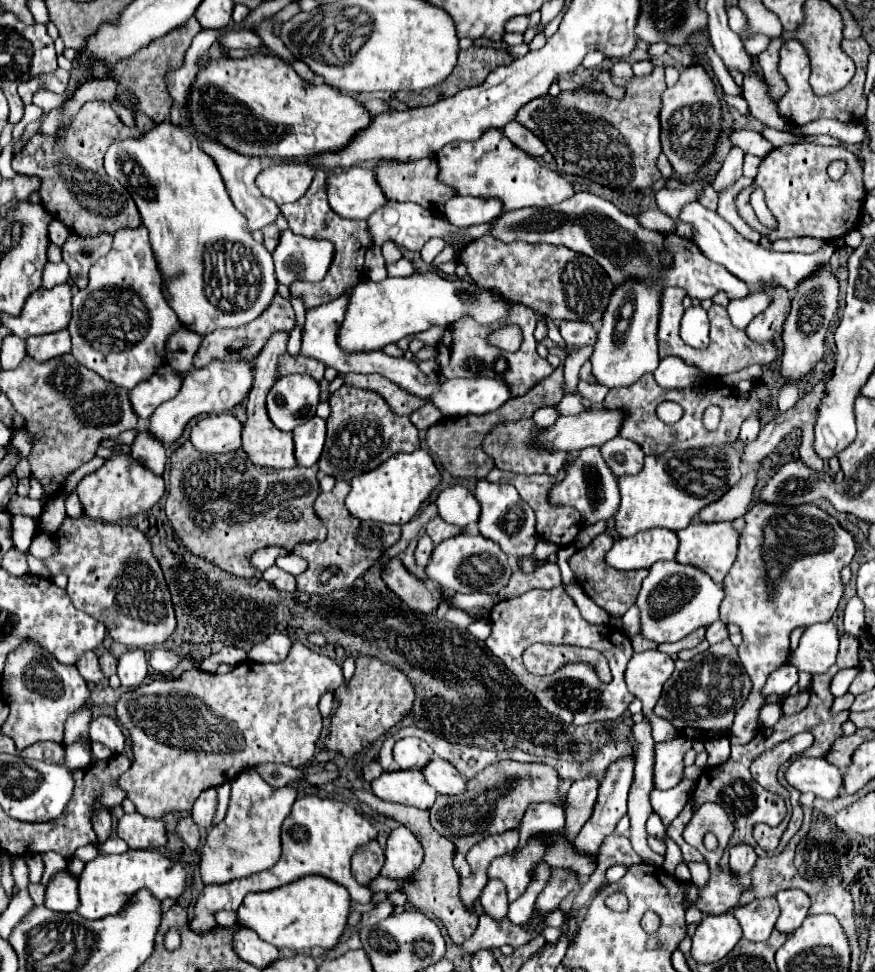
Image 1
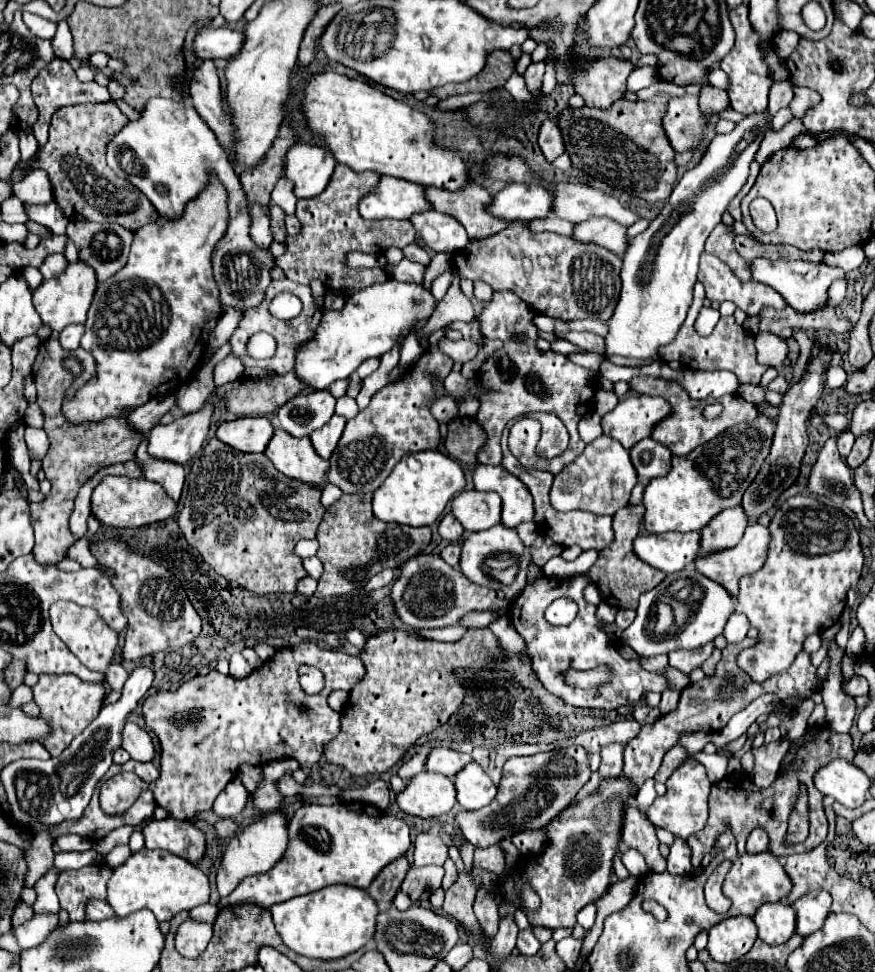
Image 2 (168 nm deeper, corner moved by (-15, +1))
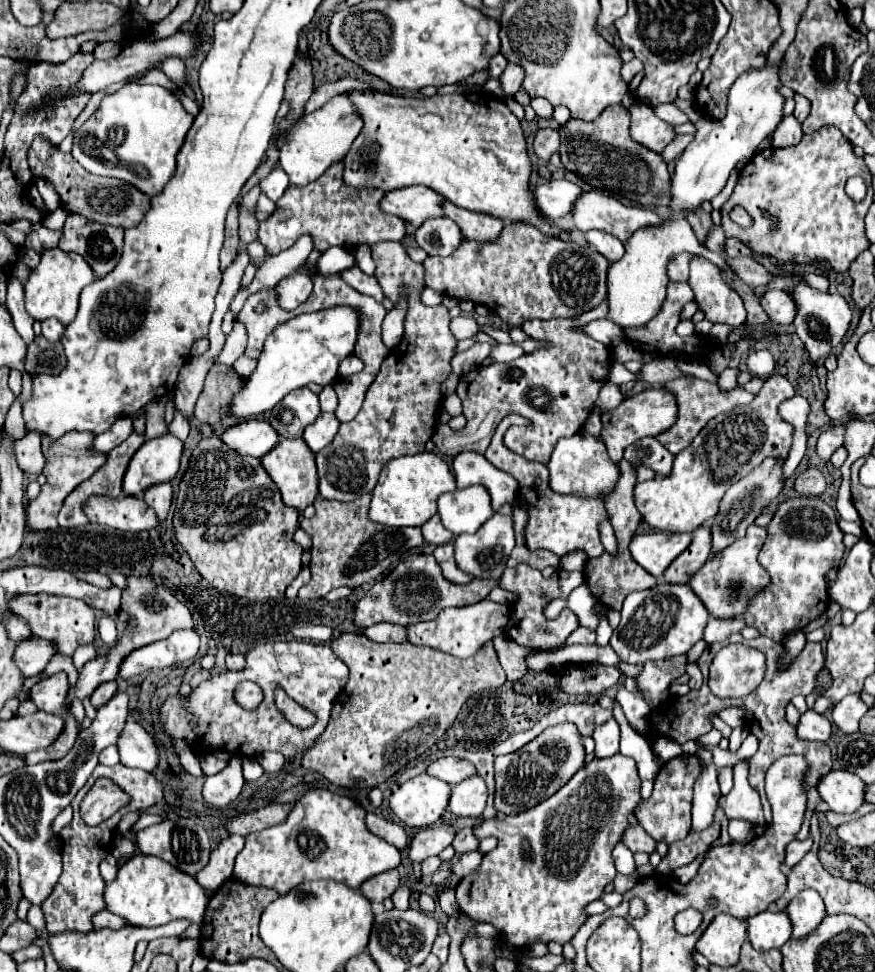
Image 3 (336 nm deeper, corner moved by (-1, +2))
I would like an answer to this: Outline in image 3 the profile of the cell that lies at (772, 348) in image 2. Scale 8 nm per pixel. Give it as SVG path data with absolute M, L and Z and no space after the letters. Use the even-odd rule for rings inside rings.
M725 368L725 370L719 374L719 386L721 386L721 390L723 390L723 392L729 392L729 390L737 388L737 386L735 386L737 376L739 376L739 368Z

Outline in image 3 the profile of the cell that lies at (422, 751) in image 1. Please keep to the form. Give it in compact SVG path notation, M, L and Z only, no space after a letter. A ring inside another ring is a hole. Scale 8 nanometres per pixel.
M445 756L445 758L439 758L439 760L431 762L427 766L427 774L429 776L435 776L435 778L447 782L447 784L457 784L463 778L469 778L469 776L477 774L477 770L467 760L453 758L453 756Z

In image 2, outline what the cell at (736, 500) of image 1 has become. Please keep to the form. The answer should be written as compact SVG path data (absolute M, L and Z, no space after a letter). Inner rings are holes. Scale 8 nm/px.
M741 507L721 511L721 515L715 515L715 519L711 519L707 527L703 527L699 555L709 555L713 551L725 551L735 547L735 543L739 543L739 539L743 537L745 527L747 515Z

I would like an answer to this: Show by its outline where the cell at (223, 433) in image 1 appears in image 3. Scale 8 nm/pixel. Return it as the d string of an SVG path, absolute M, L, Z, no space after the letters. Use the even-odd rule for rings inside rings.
M245 420L223 430L221 440L237 454L259 458L277 444L279 434L271 428L267 420Z

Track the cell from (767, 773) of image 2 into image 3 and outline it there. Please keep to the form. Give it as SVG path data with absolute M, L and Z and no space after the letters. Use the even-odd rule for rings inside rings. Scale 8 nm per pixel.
M731 820L729 822L729 836L733 838L733 842L743 842L749 836L751 828L753 828L753 824L747 820Z

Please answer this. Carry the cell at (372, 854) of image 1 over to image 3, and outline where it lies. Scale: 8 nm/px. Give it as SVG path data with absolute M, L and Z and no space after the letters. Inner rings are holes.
M389 870L389 872L381 872L381 874L369 878L369 882L363 882L359 892L369 902L383 902L385 898L389 898L395 892L397 886L399 886L399 874L397 874L397 870Z

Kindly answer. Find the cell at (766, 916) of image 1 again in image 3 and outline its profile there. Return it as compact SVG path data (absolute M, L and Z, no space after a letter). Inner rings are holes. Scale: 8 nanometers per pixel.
M765 910L747 918L747 938L757 950L781 948L791 938L789 916Z

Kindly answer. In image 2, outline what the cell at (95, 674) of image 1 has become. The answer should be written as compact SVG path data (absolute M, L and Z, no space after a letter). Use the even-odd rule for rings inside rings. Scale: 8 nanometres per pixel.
M57 601L51 605L49 617L53 623L53 631L79 657L79 661L83 665L87 665L89 669L95 669L95 671L107 671L107 667L111 665L111 659L115 655L115 649L117 649L117 633L111 631L111 627L107 627L103 617L95 609L77 607L71 601ZM73 637L79 637L79 639L73 641Z

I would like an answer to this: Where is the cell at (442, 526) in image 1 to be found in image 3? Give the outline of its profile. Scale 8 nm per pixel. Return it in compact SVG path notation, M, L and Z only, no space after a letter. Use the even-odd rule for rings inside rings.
M435 514L433 518L429 518L429 520L421 526L421 530L423 530L423 538L425 538L429 544L435 544L435 546L447 544L447 542L453 540L453 534L441 524L441 520L439 520L437 514Z

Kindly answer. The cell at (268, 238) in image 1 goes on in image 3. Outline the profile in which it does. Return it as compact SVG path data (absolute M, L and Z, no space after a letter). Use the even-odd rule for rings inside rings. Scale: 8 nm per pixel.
M255 186L239 204L239 236L241 236L241 242L243 244L251 244L257 238L257 230L259 230L259 220L255 216L255 210L257 210L257 200L261 196L261 190L259 186Z

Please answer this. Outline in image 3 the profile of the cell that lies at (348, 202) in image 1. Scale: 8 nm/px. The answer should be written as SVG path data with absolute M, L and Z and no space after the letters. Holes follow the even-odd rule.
M407 186L385 192L379 202L379 210L383 210L385 214L399 216L417 228L419 222L425 222L427 218L443 216L443 200L445 198L441 198L441 194L429 190L427 186Z

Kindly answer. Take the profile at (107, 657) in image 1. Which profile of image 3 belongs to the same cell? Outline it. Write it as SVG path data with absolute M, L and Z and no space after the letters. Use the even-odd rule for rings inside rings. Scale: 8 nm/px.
M111 680L111 682L103 682L103 684L99 684L97 690L91 694L91 704L93 704L95 708L103 706L115 692L117 692L117 684L115 684L113 680Z

